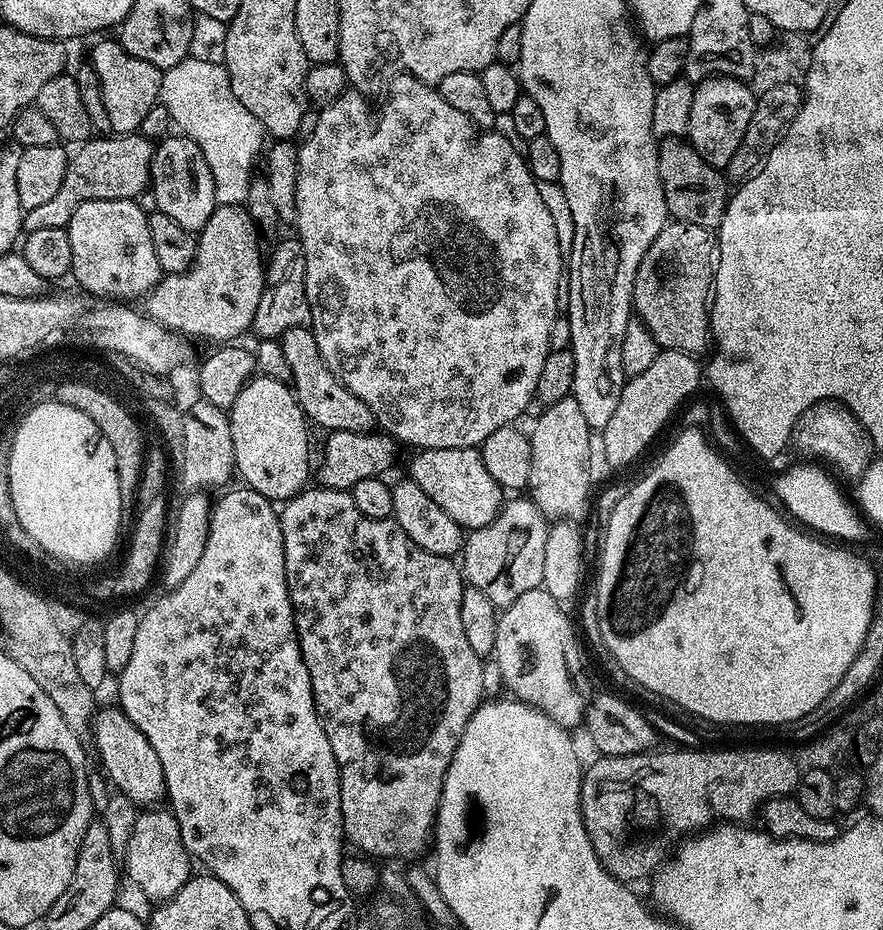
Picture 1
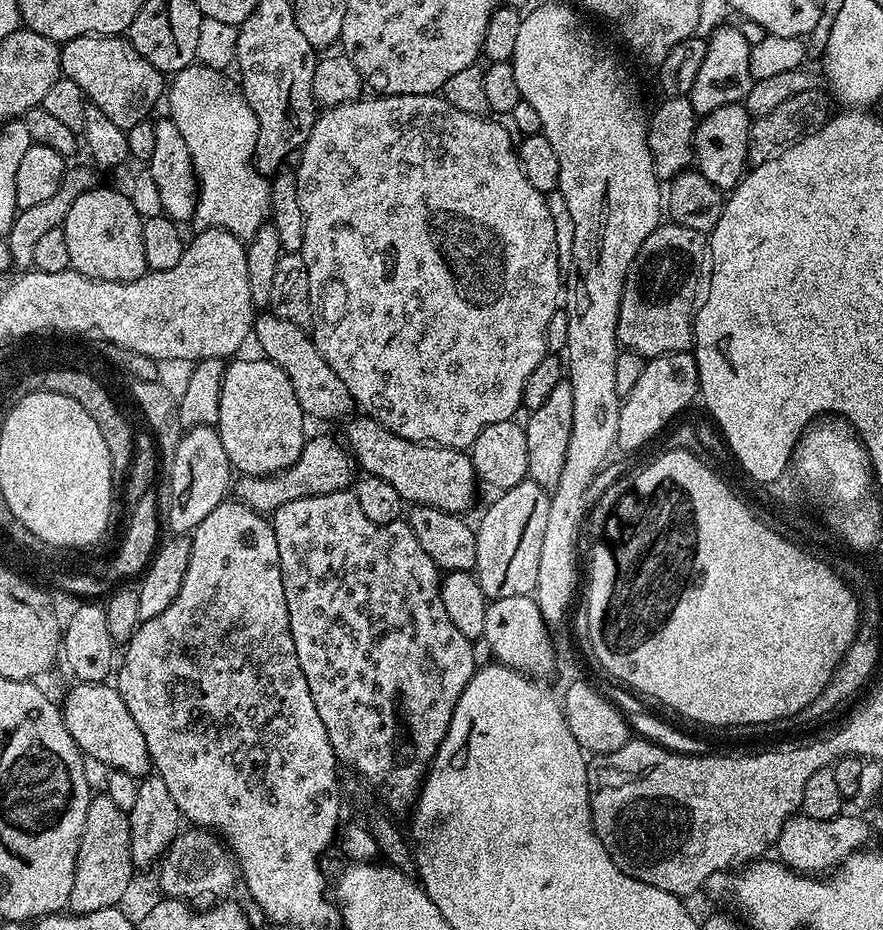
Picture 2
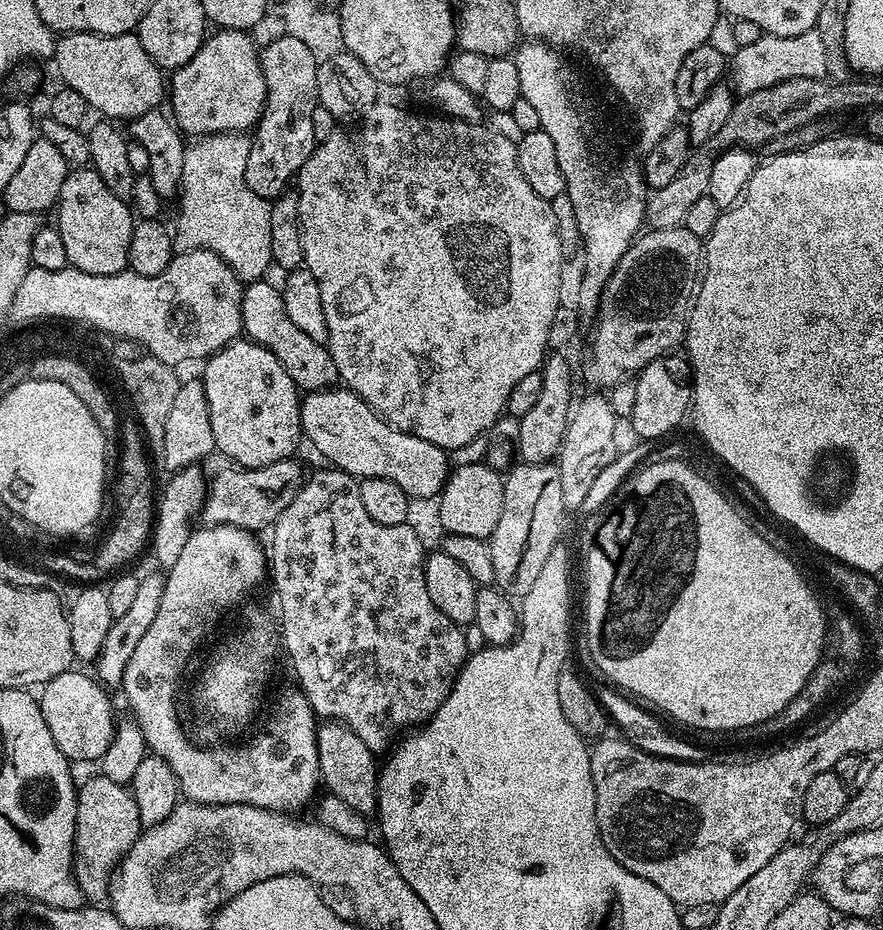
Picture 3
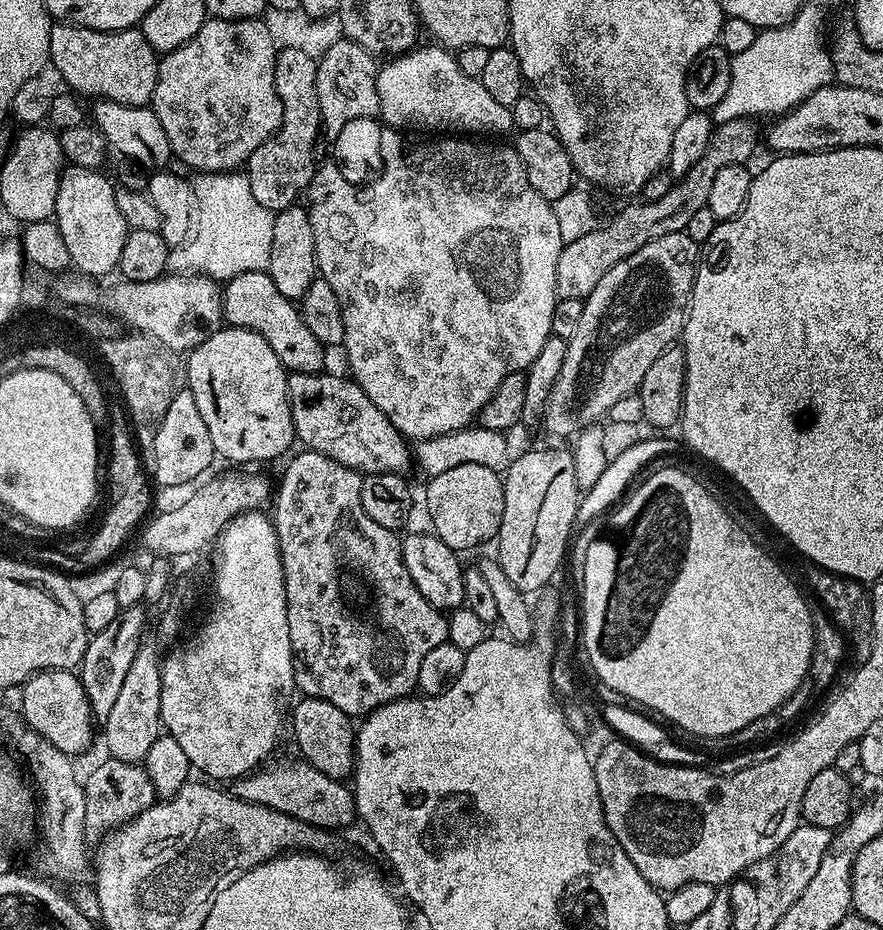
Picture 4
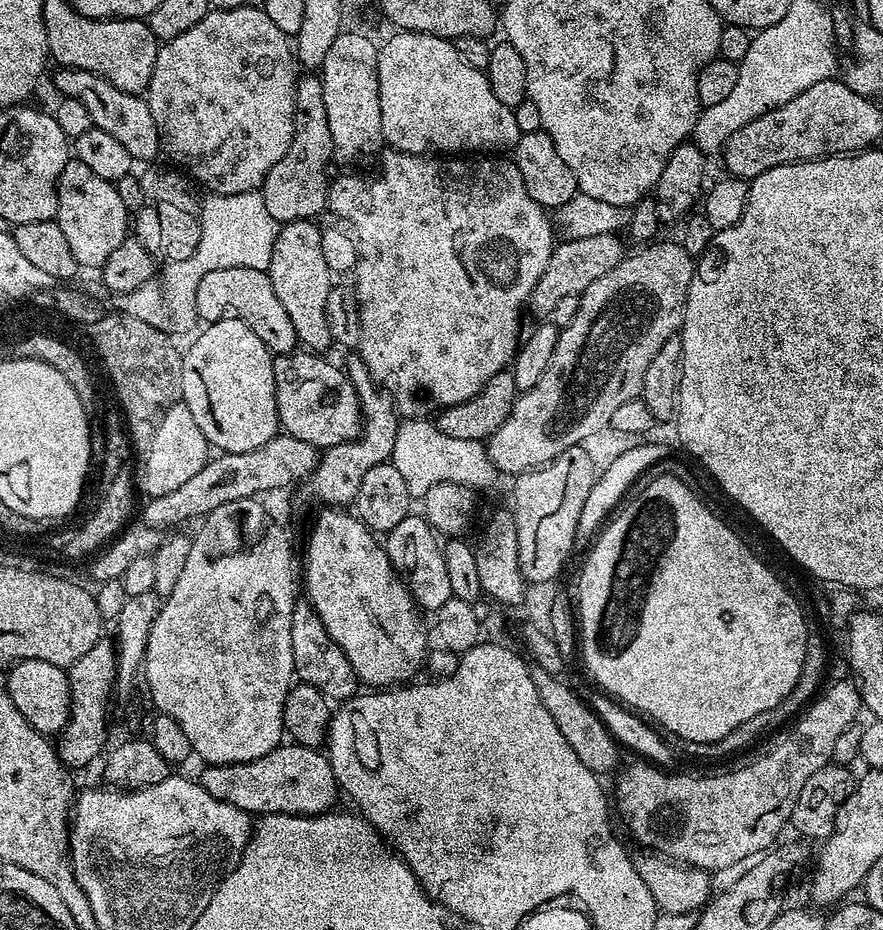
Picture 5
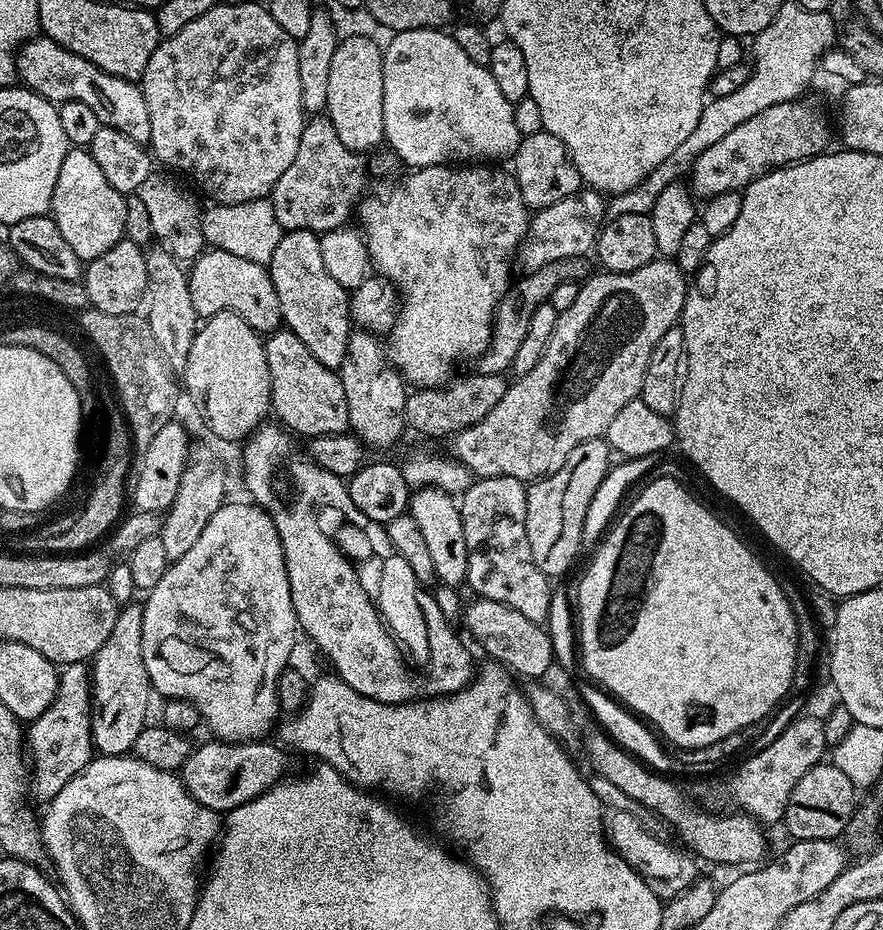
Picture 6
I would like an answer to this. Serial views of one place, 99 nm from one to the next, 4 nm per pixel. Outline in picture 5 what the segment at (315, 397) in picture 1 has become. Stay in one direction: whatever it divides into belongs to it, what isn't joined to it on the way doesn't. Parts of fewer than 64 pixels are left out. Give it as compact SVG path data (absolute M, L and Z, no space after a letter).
M230 266L230 270L210 270L206 278L198 282L196 295L195 315L204 319L204 322L234 318L246 322L258 338L273 354L295 352L298 348L294 322L290 322L290 314L282 307L278 294L274 294L274 286L270 282L267 272Z

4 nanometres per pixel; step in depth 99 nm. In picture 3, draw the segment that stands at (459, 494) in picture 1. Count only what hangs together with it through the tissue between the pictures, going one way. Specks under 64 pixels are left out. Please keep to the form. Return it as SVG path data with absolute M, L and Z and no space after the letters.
M337 386L335 388L323 388L321 392L307 393L307 395L305 395L300 402L300 426L303 435L306 437L307 443L309 440L309 442L312 443L313 446L316 447L326 459L328 459L325 461L330 462L331 467L340 468L346 474L350 474L351 476L357 478L390 478L390 482L395 482L396 485L402 486L402 490L406 490L406 494L413 501L419 502L419 500L428 500L430 498L432 500L433 498L438 497L440 492L443 490L444 483L446 483L448 480L448 475L450 473L450 456L449 453L445 451L445 449L434 446L430 442L426 442L422 438L418 438L409 432L404 432L400 428L395 428L395 426L389 424L383 416L377 414L375 410L372 409L370 405L367 404L364 399L362 399L361 396L359 396L358 393L350 392L343 386Z

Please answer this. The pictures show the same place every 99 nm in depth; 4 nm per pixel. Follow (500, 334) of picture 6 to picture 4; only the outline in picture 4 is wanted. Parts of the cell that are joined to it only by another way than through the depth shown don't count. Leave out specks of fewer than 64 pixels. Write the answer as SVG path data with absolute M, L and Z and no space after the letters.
M747 119L731 120L726 124L719 125L712 133L710 146L706 146L706 154L702 154L702 158L698 158L698 162L694 162L694 166L690 166L690 170L686 170L686 174L679 177L673 183L672 188L666 190L666 194L662 194L662 198L639 202L640 204L632 204L636 202L625 203L628 205L613 220L608 220L605 224L603 221L599 226L590 229L586 234L582 234L582 238L574 238L574 242L565 244L562 254L558 254L558 266L556 267L557 297L561 300L578 298L584 301L594 290L594 286L598 286L598 282L602 282L603 276L614 266L618 266L618 262L630 258L630 254L634 254L634 250L642 250L642 246L646 246L646 242L654 242L654 238L662 238L662 234L685 231L691 216L696 211L708 207L710 190L714 186L714 177L717 176L718 170L722 170L722 166L747 165L749 163L748 159L751 158L752 151L756 148L756 139L759 136L761 139L762 136L761 129L759 132L752 124L755 123L751 119Z

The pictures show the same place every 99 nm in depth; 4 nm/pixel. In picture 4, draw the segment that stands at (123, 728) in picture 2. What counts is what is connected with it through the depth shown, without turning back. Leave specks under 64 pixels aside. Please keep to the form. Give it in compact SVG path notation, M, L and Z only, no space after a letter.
M54 668L47 672L35 672L35 674L22 685L19 692L21 708L19 708L19 711L22 713L24 723L27 724L28 727L33 728L42 738L46 738L46 742L58 746L58 750L62 750L67 756L73 758L79 757L79 752L84 752L91 746L94 717L90 710L90 702L86 698L86 690L82 686L80 677L75 671Z

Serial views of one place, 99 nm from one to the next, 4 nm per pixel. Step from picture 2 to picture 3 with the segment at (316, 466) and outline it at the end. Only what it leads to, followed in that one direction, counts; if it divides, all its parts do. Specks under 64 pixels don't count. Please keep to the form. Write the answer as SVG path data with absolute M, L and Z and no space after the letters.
M289 458L270 462L270 466L261 468L241 468L227 466L216 477L211 477L204 499L202 519L205 525L229 524L245 528L247 532L259 533L260 528L267 529L275 524L278 514L294 502L298 490L306 479L306 471L299 464L299 459Z

